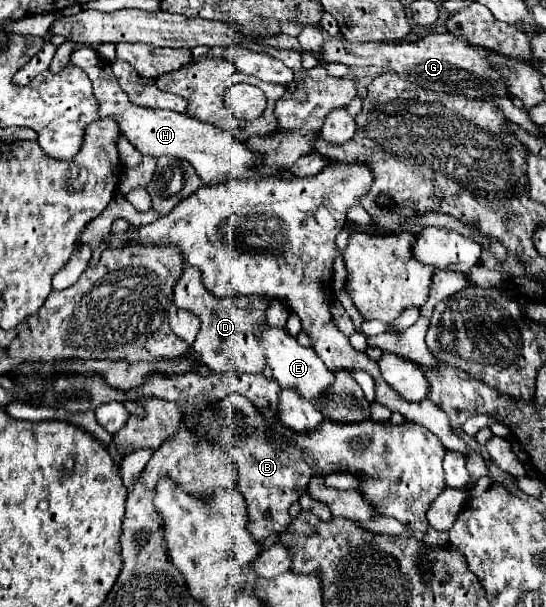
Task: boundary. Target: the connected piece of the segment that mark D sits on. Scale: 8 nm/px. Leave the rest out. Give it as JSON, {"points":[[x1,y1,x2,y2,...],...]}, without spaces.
{"points":[[186,266,178,284,174,286,174,304,194,312,202,326,192,345,193,350,214,372,262,372,266,366,266,356,256,338,256,326,266,324,266,308,270,306,270,296,224,296,218,298,210,294,202,284,202,272,194,266]]}

